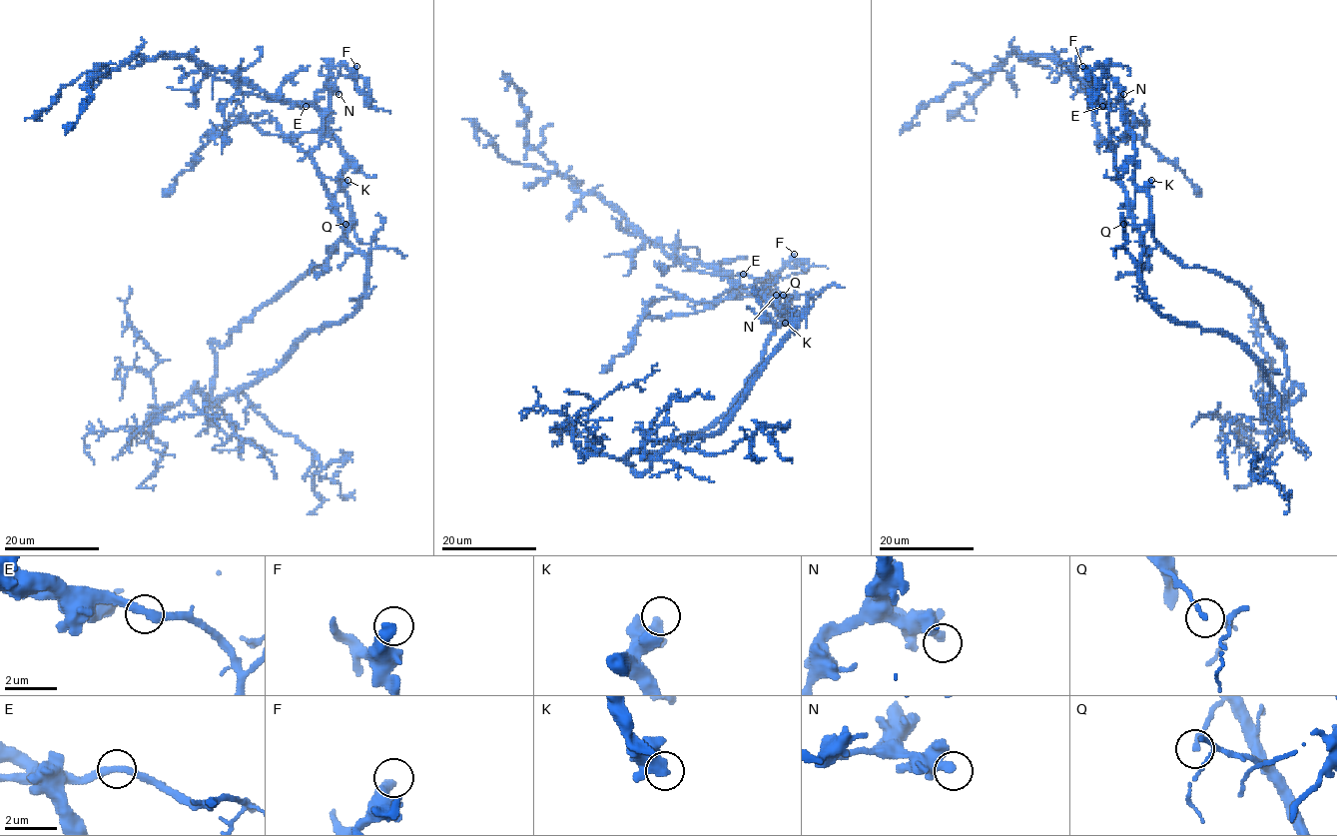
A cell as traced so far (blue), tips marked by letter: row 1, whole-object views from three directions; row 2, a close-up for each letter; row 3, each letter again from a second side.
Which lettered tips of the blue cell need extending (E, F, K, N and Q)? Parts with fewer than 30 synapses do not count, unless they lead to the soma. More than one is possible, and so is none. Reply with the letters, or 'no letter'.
F

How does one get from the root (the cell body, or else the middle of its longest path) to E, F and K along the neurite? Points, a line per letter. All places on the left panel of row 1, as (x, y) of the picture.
E: (345, 227), (350, 203), (339, 174), (346, 155), (322, 114), (305, 102), (296, 104), (306, 106)
F: (345, 227), (350, 203), (339, 174), (346, 155), (315, 96), (334, 68), (343, 63), (351, 71), (356, 66)
K: (345, 227), (350, 221), (350, 203), (344, 189), (347, 180)

